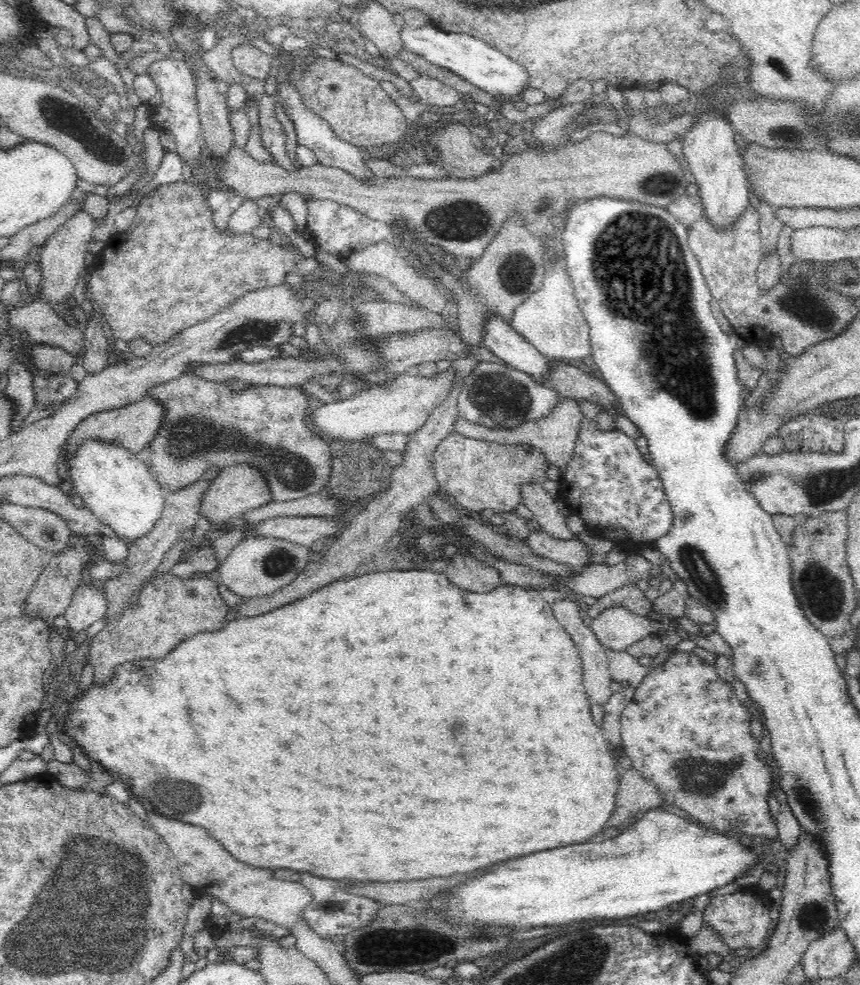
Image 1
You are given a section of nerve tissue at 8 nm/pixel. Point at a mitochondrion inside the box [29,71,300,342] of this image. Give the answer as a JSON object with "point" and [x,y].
{"point":[55,113]}

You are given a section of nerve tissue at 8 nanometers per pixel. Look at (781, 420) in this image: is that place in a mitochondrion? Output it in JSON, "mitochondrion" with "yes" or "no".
{"mitochondrion":"no"}

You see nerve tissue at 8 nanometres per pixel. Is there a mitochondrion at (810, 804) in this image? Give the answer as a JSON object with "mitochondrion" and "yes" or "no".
{"mitochondrion":"yes"}

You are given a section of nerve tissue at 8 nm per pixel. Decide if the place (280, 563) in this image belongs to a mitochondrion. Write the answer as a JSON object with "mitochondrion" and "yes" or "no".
{"mitochondrion":"yes"}

